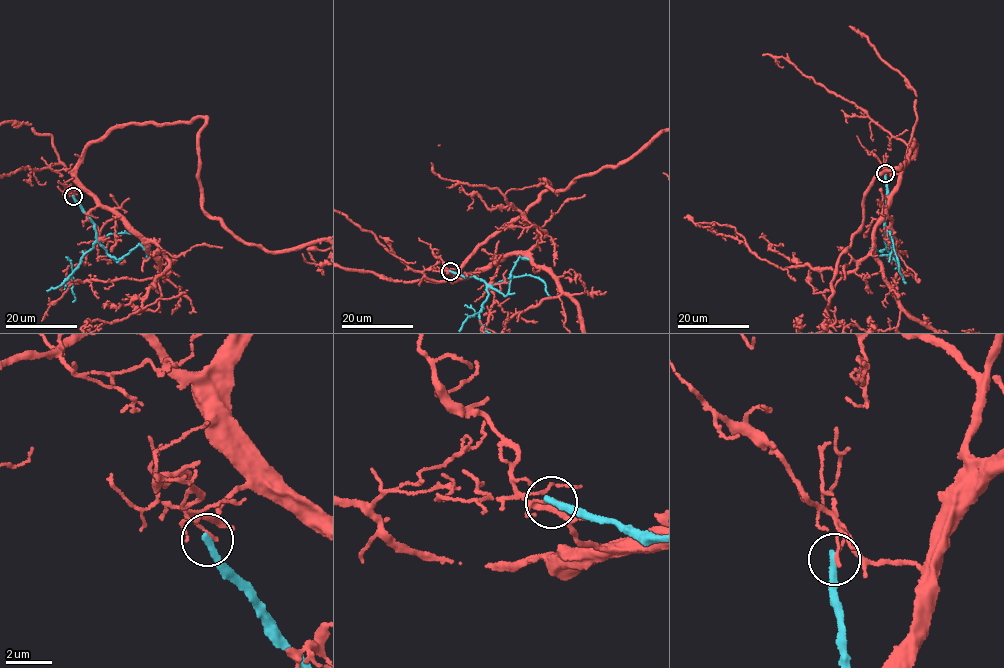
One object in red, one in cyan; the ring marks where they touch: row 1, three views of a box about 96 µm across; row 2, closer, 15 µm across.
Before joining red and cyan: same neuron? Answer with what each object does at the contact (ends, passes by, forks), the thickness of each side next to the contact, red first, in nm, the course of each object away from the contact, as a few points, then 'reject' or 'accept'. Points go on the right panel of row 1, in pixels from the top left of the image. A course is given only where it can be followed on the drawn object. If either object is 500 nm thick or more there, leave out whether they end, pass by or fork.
red ends there; cyan ends there; 120 nm thick on the red side, 320 nm on the other; reject

